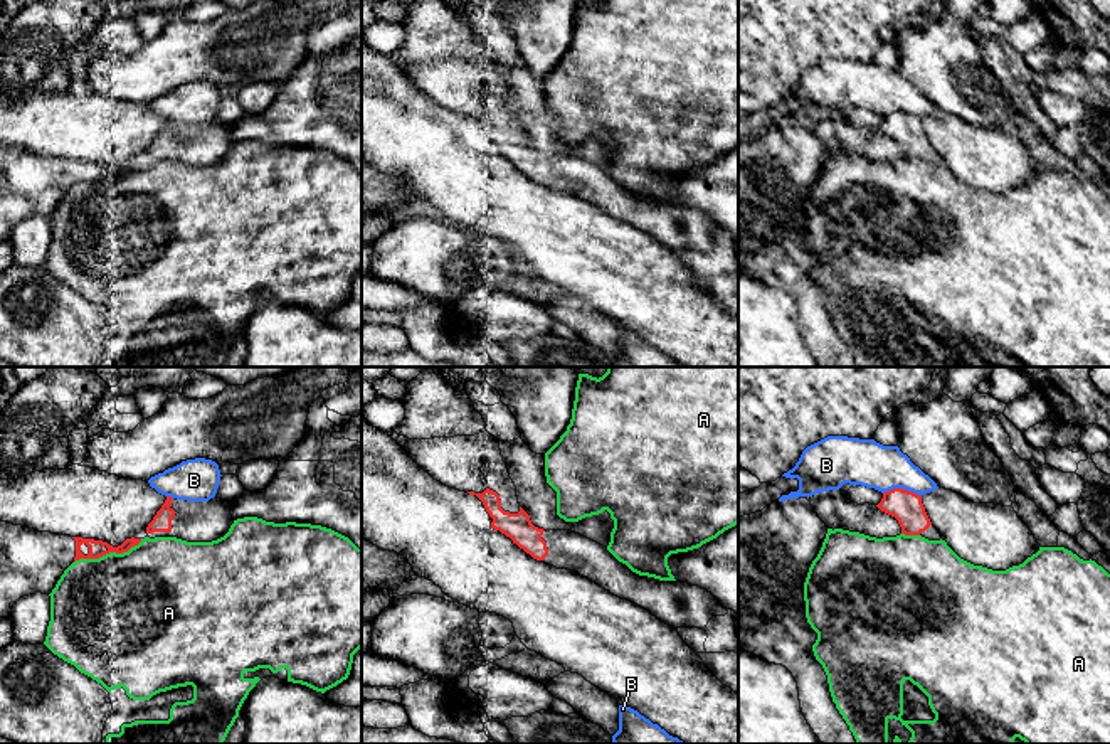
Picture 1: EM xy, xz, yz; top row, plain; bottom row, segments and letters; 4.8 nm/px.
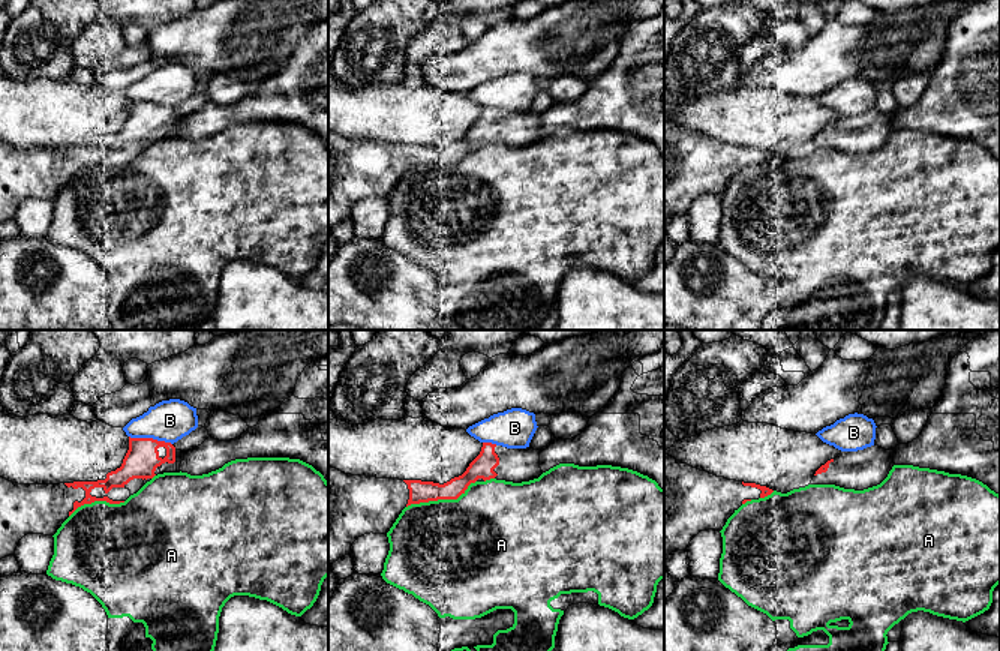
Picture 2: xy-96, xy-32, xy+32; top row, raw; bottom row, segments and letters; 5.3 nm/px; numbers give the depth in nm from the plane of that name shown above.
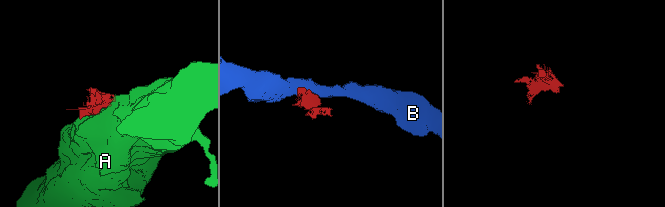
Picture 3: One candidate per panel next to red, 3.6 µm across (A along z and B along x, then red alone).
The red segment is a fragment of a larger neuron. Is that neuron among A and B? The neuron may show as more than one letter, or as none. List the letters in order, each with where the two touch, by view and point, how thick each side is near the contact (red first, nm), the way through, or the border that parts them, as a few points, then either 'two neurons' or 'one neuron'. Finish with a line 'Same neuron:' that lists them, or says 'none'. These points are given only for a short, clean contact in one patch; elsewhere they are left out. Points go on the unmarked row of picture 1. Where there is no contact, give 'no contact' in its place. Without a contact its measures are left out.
A: meets red in xy at (108, 175); 80 nm thick on the red side, 480 nm on the other; two neurons
B: meets red in yz at (902, 111); 150 nm thick on the red side, 220 nm on the other; two neurons
Same neuron: none

